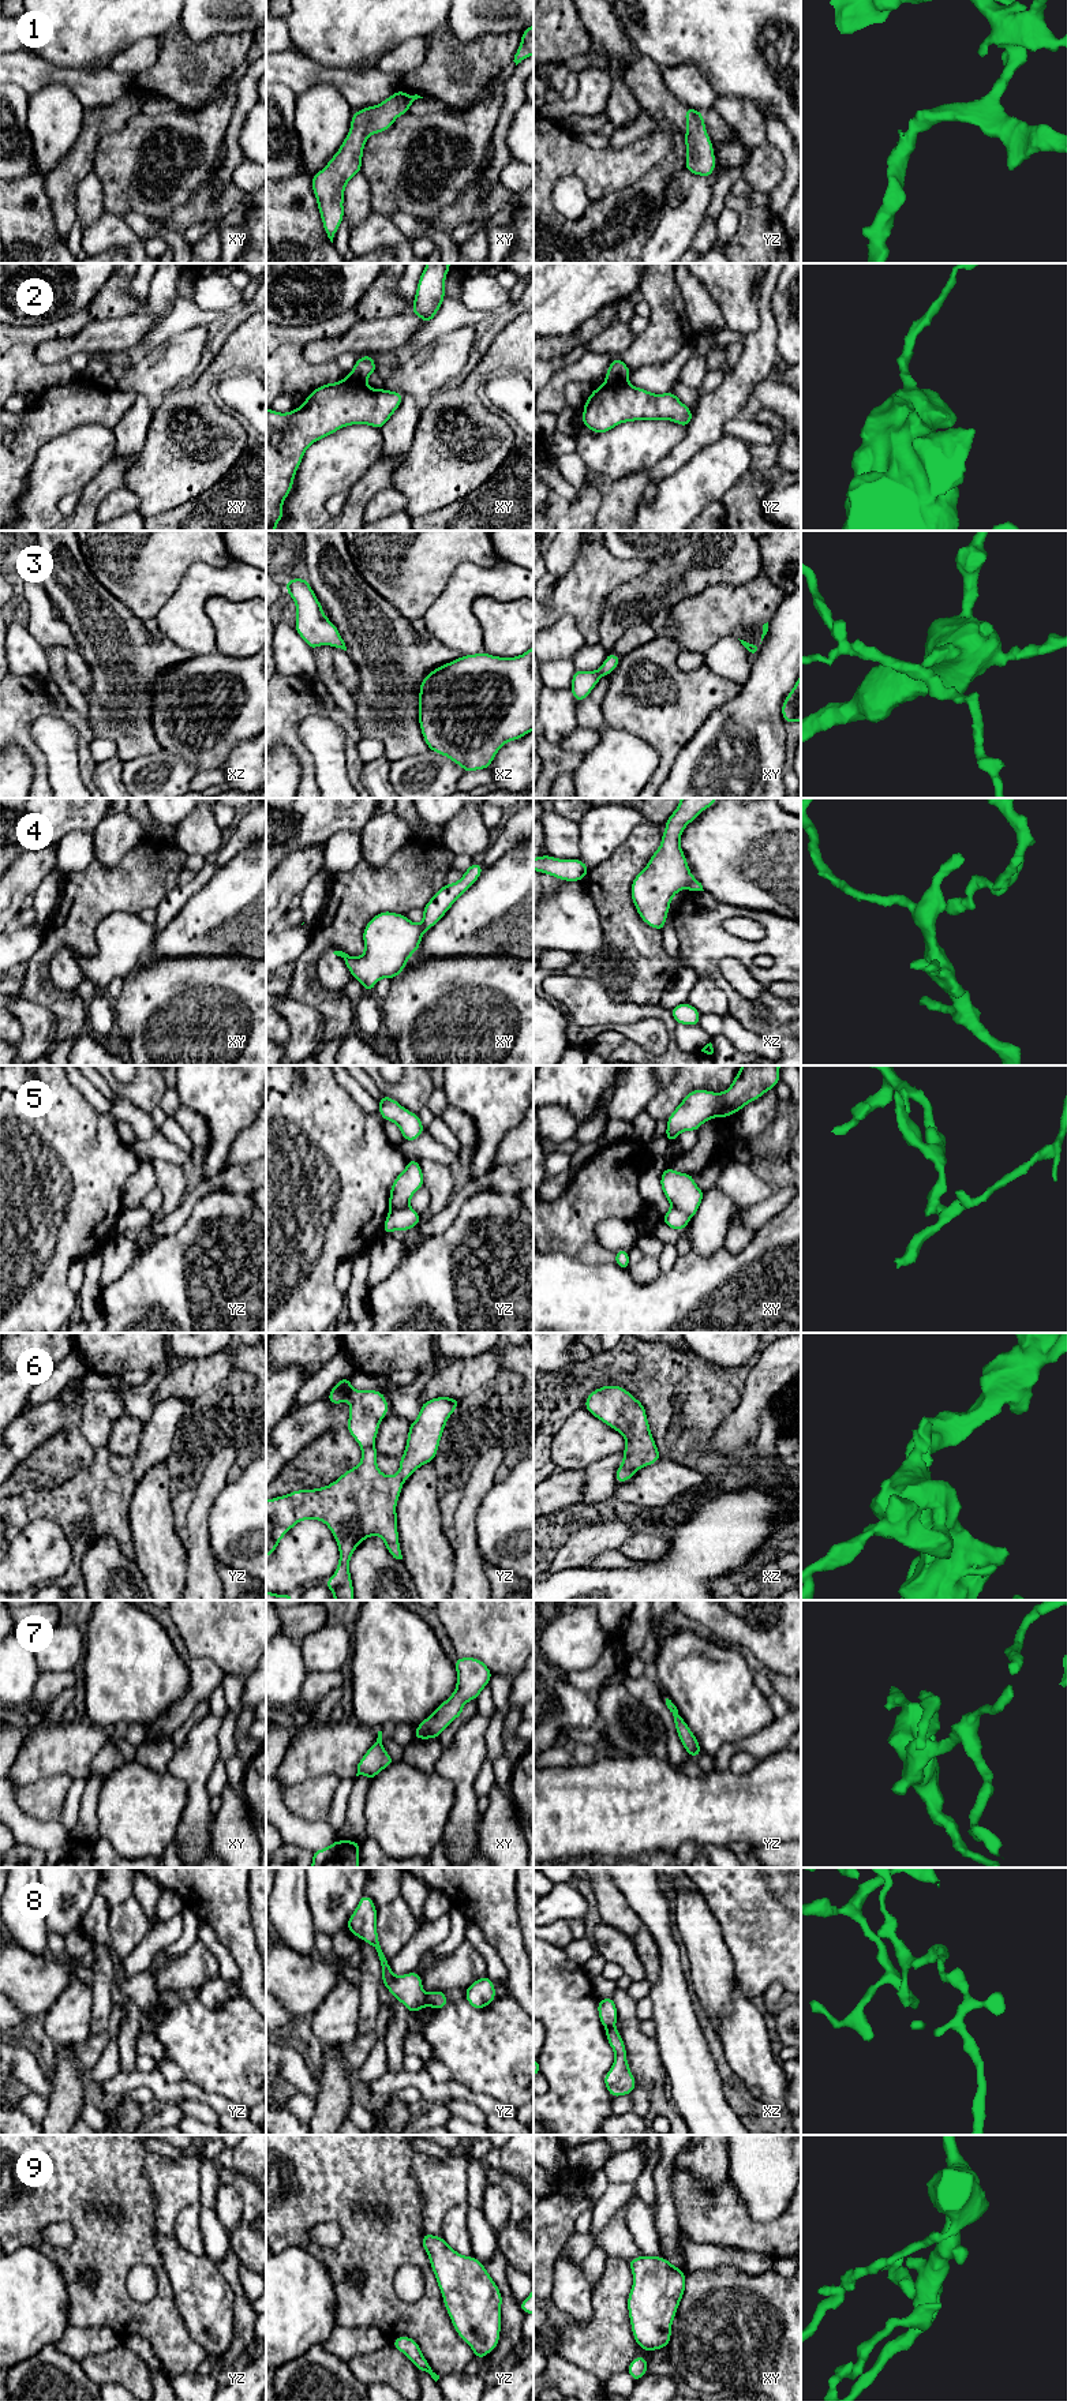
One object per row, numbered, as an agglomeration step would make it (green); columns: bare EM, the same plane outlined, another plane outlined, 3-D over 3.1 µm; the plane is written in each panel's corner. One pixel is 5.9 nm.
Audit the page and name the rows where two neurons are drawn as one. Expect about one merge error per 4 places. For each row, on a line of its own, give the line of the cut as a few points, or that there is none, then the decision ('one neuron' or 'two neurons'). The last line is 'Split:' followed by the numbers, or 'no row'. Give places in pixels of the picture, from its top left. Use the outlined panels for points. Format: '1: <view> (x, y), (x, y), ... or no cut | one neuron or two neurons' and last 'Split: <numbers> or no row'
1: no cut | one neuron
2: yz (626, 379), (605, 382) | two neurons
3: no cut | one neuron
4: xz (692, 876), (687, 887) | two neurons
5: yz (408, 1205), (400, 1209), (390, 1209) | two neurons
6: no cut | one neuron
7: no cut | one neuron
8: yz (425, 1995), (427, 2004) | two neurons
9: no cut | one neuron
Split: 2, 4, 5, 8

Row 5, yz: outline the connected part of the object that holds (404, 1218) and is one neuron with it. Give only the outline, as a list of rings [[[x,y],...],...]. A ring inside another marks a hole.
[[[412,1207],[389,1209],[388,1217],[383,1225],[383,1235],[392,1235],[393,1231],[409,1231],[420,1222],[420,1214]]]

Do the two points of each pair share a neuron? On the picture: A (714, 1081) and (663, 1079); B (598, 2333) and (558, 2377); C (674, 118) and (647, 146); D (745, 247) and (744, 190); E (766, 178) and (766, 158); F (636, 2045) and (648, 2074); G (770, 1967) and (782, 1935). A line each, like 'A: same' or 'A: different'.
A: different
B: different
C: different
D: different
E: same
F: same
G: same

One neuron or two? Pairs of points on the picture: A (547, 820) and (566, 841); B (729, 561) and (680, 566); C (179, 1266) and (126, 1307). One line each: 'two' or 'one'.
A: one
B: one
C: one

